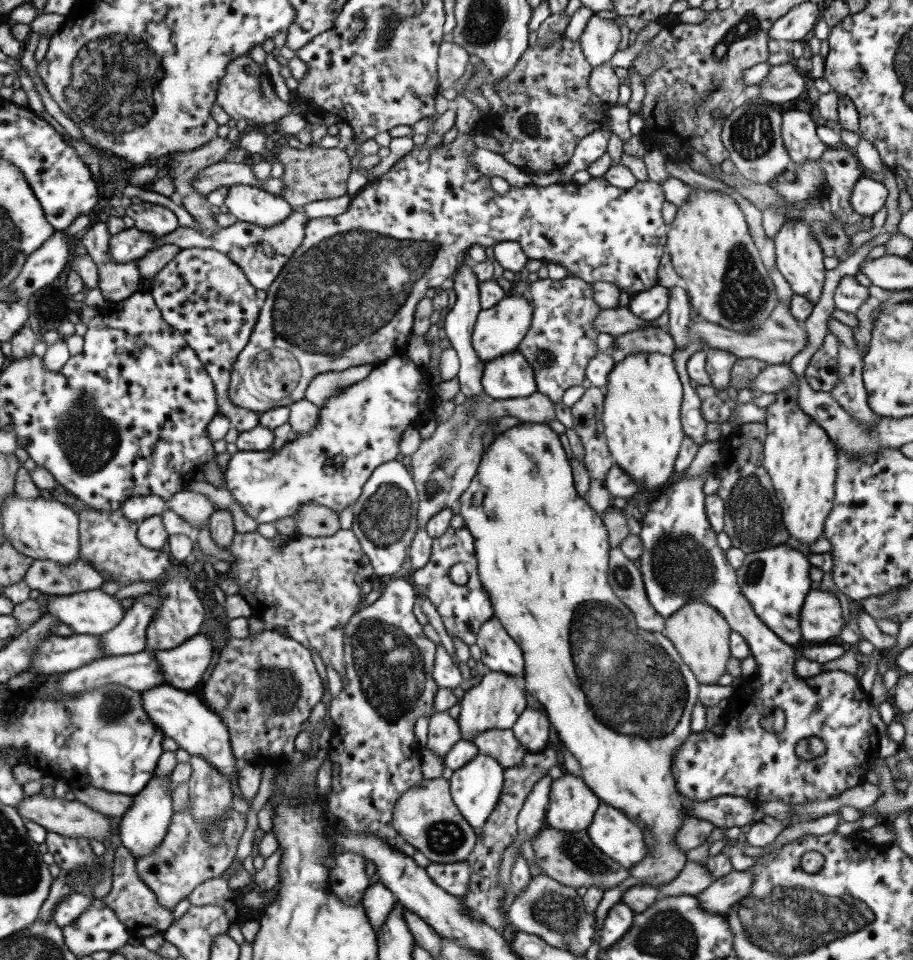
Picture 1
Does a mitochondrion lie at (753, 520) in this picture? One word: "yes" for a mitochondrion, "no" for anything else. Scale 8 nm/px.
yes

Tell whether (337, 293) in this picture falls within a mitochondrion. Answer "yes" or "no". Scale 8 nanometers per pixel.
yes

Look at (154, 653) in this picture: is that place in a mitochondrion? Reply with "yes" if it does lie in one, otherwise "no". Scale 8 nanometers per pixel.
no

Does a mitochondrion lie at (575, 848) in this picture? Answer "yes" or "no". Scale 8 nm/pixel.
yes

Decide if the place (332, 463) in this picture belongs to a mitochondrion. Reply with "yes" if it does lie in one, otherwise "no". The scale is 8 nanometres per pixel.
no

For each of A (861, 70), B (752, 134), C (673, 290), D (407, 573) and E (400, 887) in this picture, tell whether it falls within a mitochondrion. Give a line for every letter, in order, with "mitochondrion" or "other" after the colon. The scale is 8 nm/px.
A: other
B: mitochondrion
C: other
D: other
E: other

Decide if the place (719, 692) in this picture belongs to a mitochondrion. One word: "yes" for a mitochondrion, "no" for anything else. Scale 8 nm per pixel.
no

